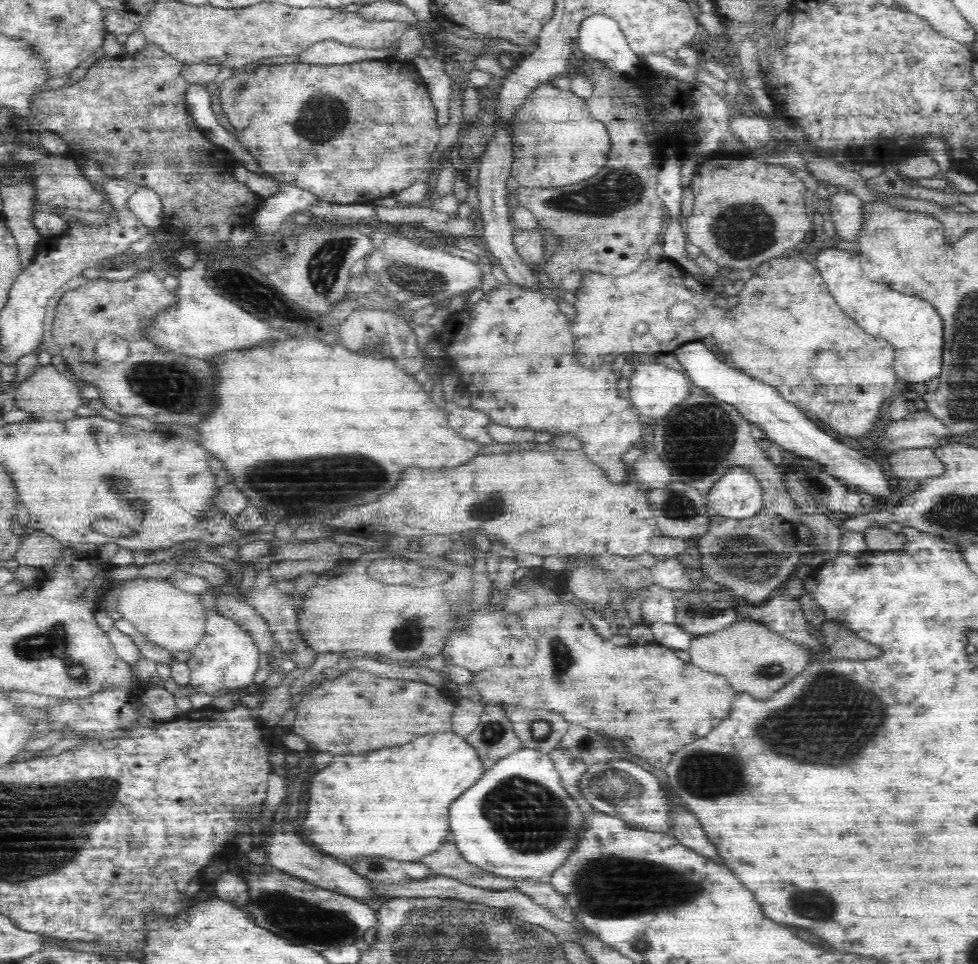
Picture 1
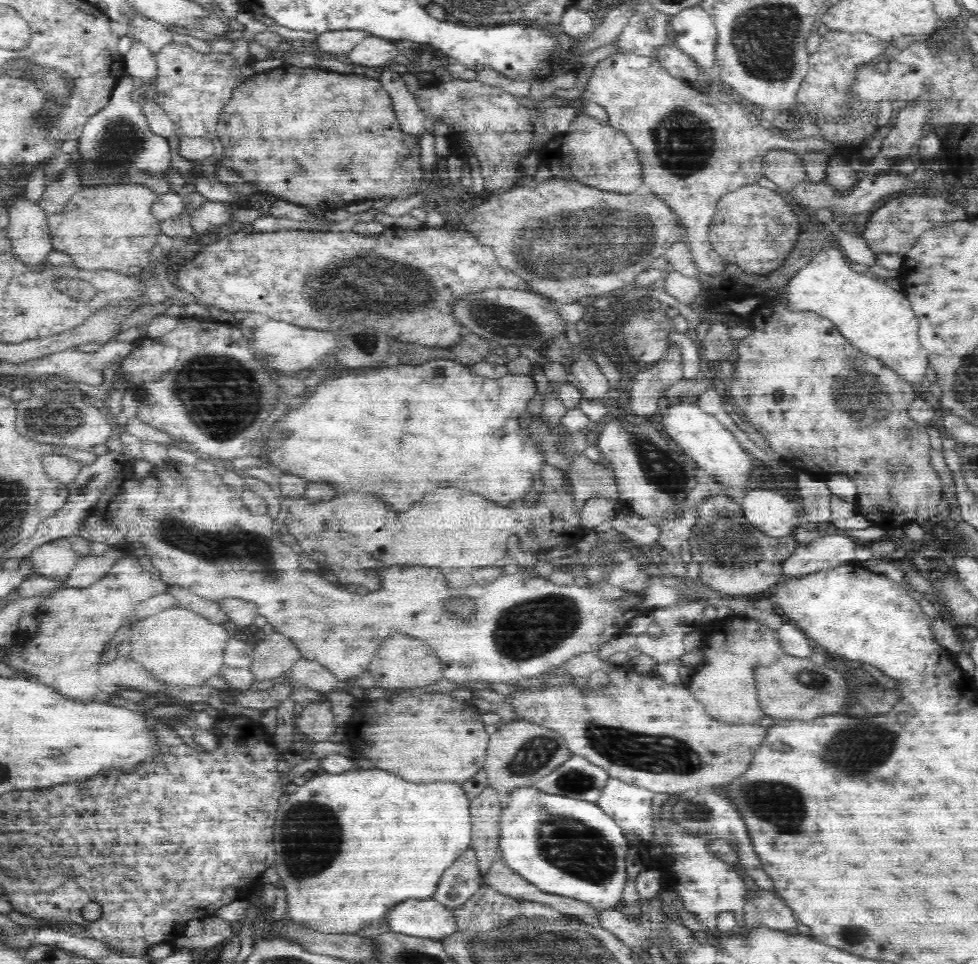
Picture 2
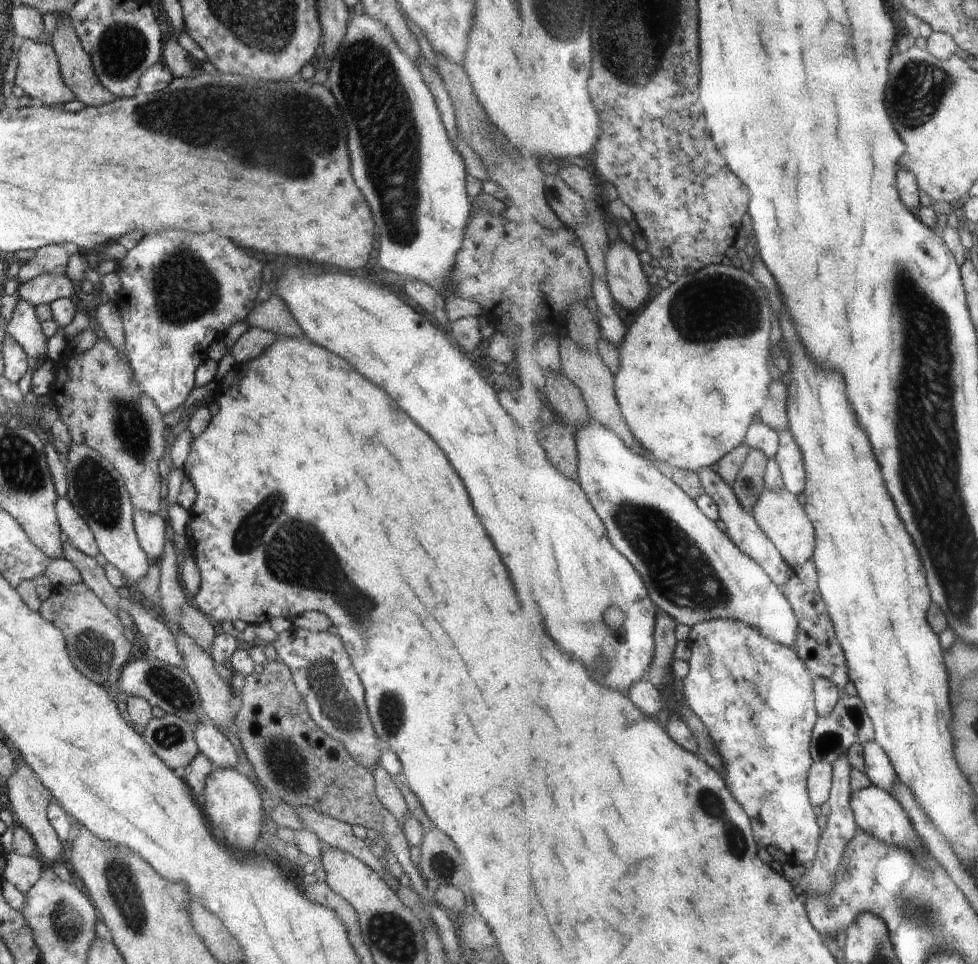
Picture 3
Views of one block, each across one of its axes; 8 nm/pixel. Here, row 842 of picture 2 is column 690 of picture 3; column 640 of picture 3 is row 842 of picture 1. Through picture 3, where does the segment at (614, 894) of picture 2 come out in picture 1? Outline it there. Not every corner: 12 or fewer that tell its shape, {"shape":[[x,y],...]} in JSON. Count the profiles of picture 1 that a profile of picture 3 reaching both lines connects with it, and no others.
{"shape":[[548,753],[504,756],[448,808],[464,859],[548,883],[583,812]]}

